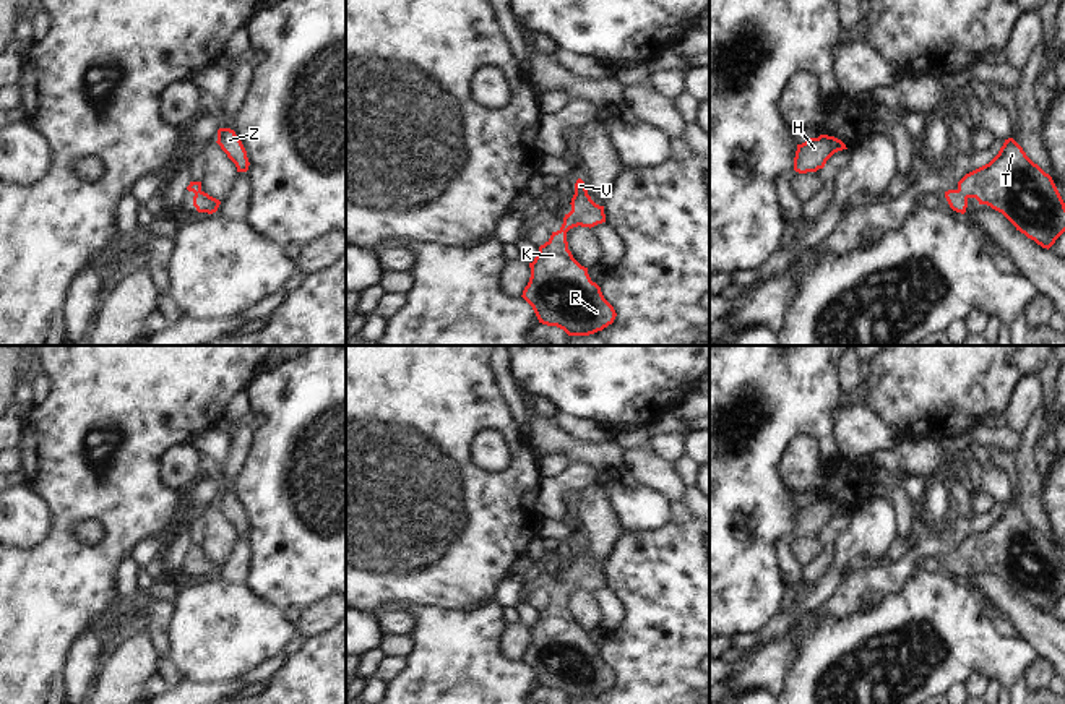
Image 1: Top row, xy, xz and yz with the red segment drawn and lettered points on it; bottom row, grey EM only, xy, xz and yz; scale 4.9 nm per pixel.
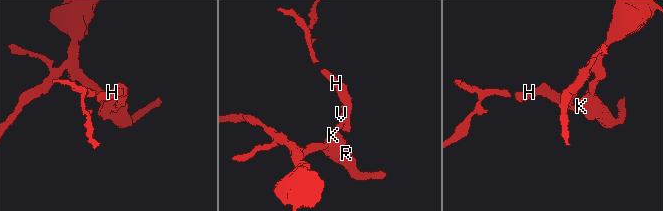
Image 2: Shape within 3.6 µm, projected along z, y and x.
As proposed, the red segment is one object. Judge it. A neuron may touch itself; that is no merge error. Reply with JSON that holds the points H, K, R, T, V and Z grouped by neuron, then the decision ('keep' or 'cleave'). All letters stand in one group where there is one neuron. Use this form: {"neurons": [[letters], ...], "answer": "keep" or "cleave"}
{"neurons": [["H", "K", "R", "T", "V", "Z"]], "answer": "keep"}

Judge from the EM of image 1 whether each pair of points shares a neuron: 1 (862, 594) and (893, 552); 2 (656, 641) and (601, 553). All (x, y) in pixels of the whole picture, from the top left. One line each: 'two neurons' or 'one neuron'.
1: two neurons
2: two neurons

